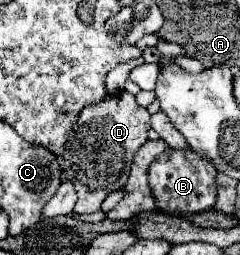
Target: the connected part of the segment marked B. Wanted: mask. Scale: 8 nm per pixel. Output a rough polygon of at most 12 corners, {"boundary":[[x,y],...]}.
{"boundary":[[190,149],[150,165],[160,211],[208,211],[214,165]]}

